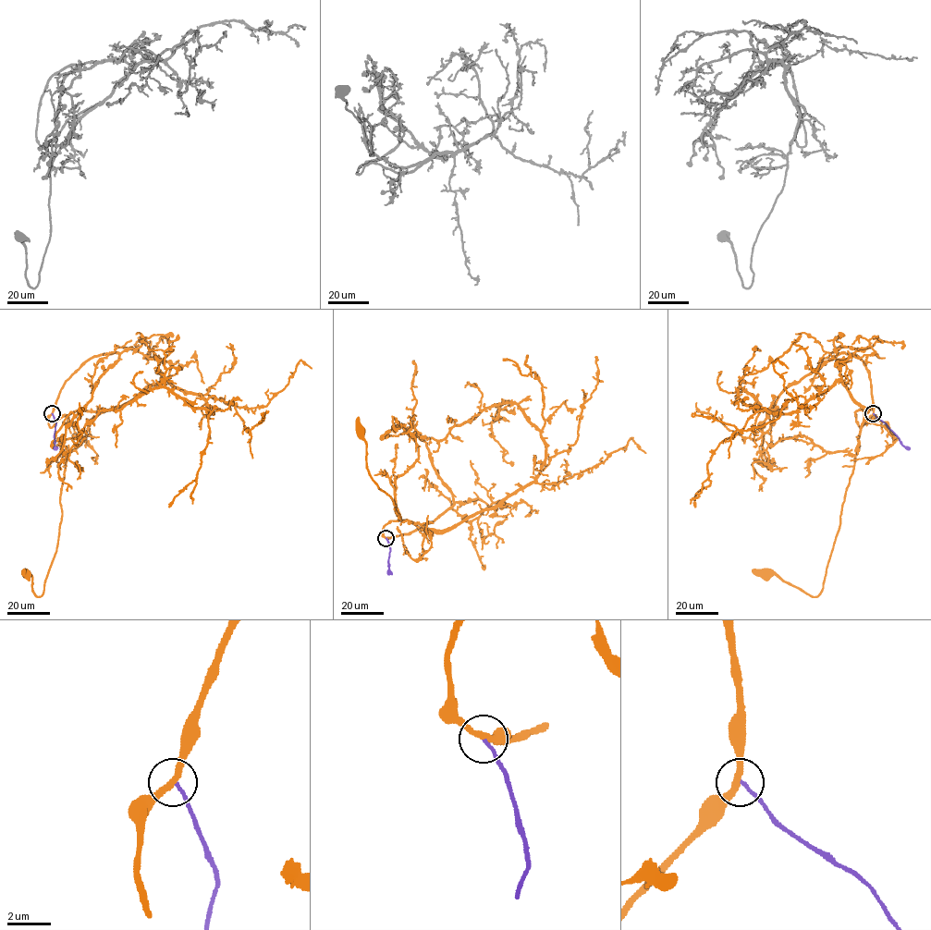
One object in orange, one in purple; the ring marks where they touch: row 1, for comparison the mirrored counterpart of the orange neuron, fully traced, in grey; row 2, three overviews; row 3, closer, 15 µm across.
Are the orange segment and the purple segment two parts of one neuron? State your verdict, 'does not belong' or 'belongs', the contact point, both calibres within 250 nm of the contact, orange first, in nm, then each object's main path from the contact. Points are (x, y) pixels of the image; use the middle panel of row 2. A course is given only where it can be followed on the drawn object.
does not belong | (385, 538) | 280/140 nm | orange via (385, 538), (383, 527), (391, 520), (432, 530), (398, 518), (367, 468), (359, 431) | purple via (385, 538), (390, 549), (388, 563), (392, 574)

